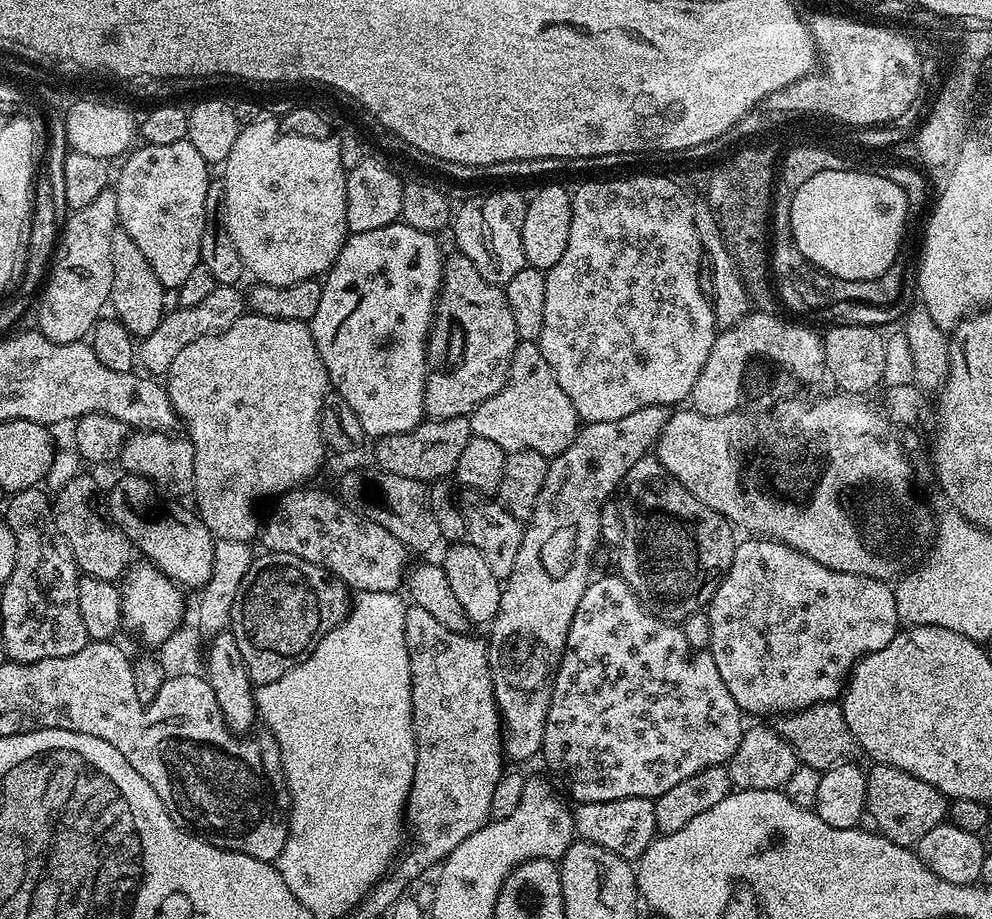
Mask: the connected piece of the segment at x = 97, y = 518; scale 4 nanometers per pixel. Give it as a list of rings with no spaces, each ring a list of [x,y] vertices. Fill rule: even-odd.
[[[79,474],[71,478],[69,482],[63,485],[54,496],[52,513],[56,516],[56,531],[60,532],[66,538],[70,550],[76,559],[76,567],[83,575],[93,576],[101,581],[119,581],[127,573],[134,560],[134,549],[132,544],[126,538],[126,534],[117,524],[112,523],[111,519],[103,511],[96,509],[96,503],[102,500],[100,488],[96,485],[96,480],[92,476]]]

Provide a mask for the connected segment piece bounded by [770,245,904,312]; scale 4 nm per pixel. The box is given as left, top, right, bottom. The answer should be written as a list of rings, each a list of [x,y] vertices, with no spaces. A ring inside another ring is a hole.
[[[780,246],[780,260],[771,267],[770,276],[774,281],[775,291],[781,305],[785,304],[792,312],[808,312],[811,308],[821,310],[834,303],[860,303],[872,305],[891,305],[901,298],[900,291],[904,288],[903,263],[897,262],[890,266],[878,278],[873,280],[847,280],[834,274],[815,268],[798,250],[798,246]]]

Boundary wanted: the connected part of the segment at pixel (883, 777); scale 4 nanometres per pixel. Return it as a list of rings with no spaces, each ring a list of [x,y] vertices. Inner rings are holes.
[[[873,763],[867,769],[866,775],[868,785],[866,786],[866,812],[877,829],[896,844],[901,844],[903,848],[912,848],[924,835],[934,830],[934,826],[945,823],[948,814],[949,797],[944,796],[935,788],[930,786],[930,782],[922,782],[922,778],[914,778],[914,774],[906,774],[906,770],[898,770],[889,764]]]

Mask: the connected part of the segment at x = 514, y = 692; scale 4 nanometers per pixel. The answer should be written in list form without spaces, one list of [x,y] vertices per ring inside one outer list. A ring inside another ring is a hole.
[[[659,404],[634,410],[634,414],[626,414],[626,418],[585,423],[577,431],[574,442],[570,442],[566,450],[549,459],[544,488],[540,492],[534,514],[527,521],[524,530],[524,545],[518,550],[514,570],[506,577],[502,588],[500,613],[490,625],[490,644],[494,649],[490,660],[492,685],[496,705],[500,707],[502,728],[506,733],[504,751],[509,761],[528,760],[544,747],[546,714],[552,705],[556,672],[564,657],[564,647],[568,645],[568,631],[572,629],[578,602],[582,602],[582,594],[586,594],[594,576],[592,559],[596,556],[596,544],[601,543],[602,506],[617,495],[615,492],[618,492],[618,486],[627,480],[634,462],[643,460],[653,451],[672,413],[673,409],[669,405]]]

